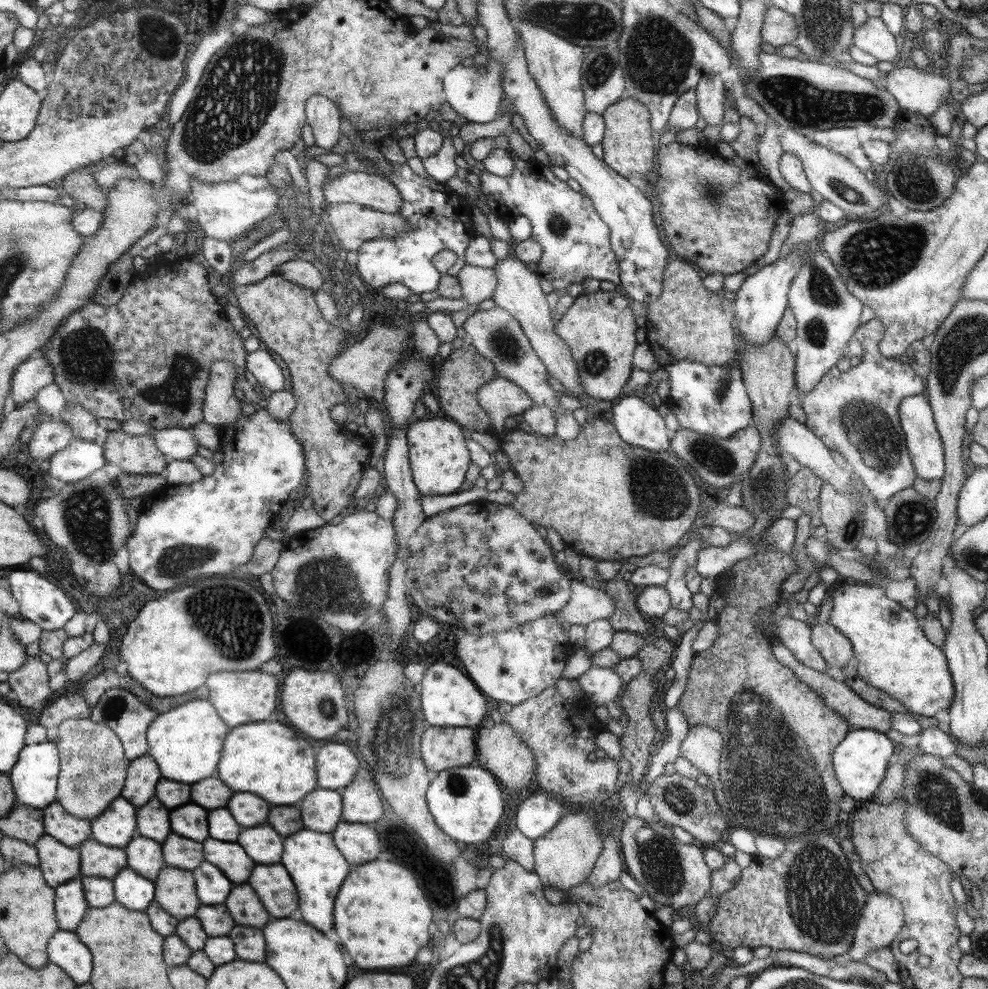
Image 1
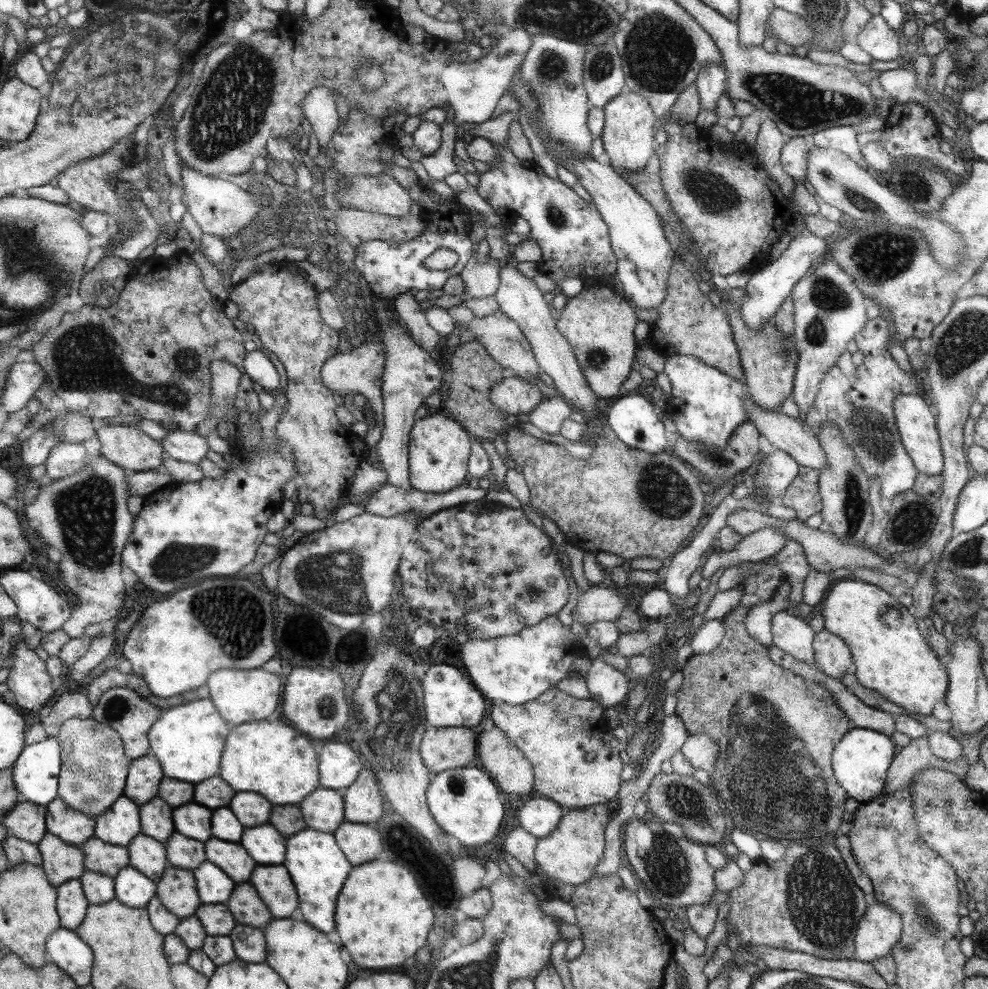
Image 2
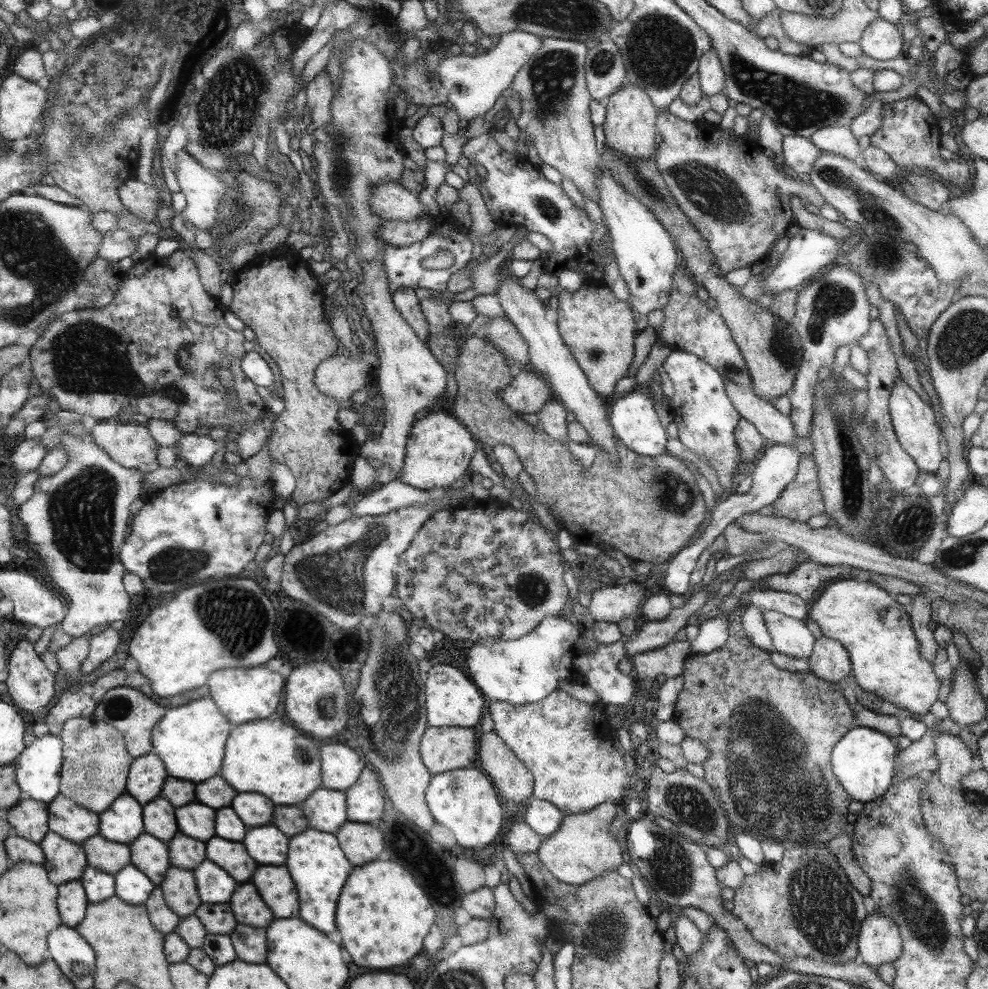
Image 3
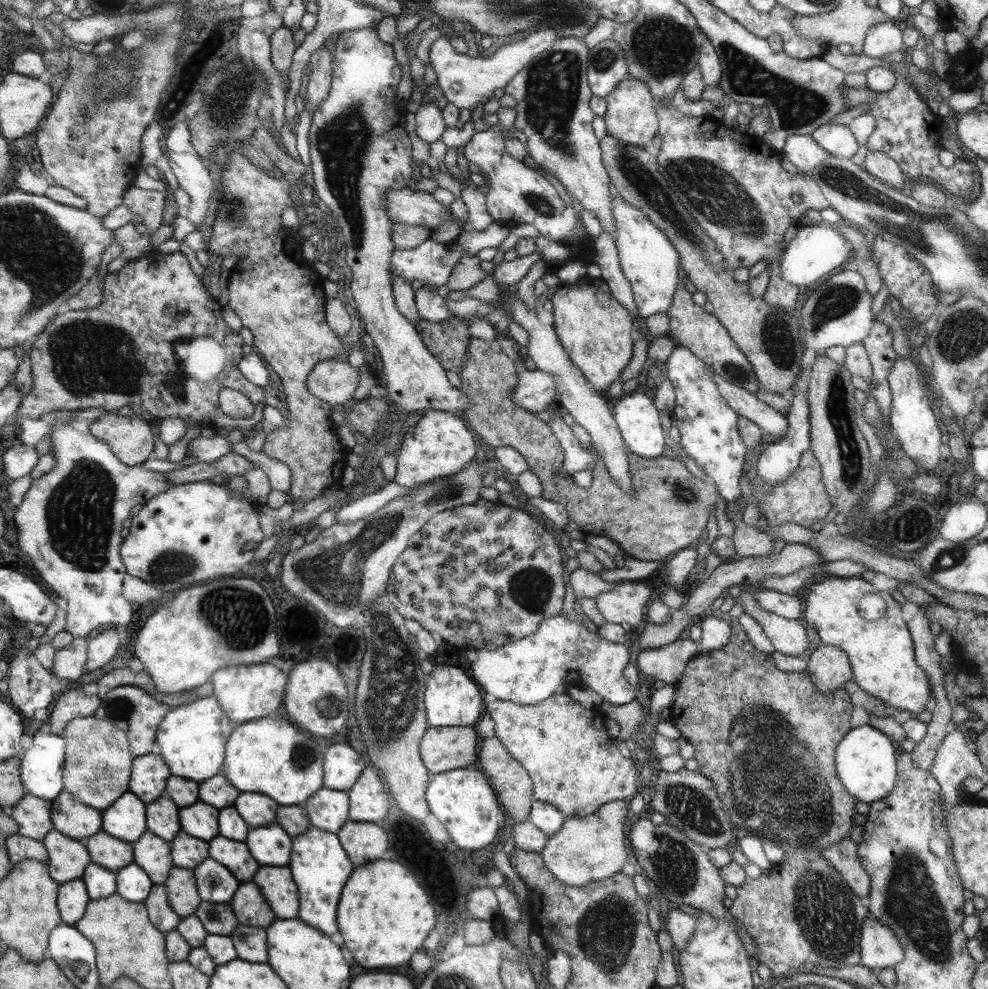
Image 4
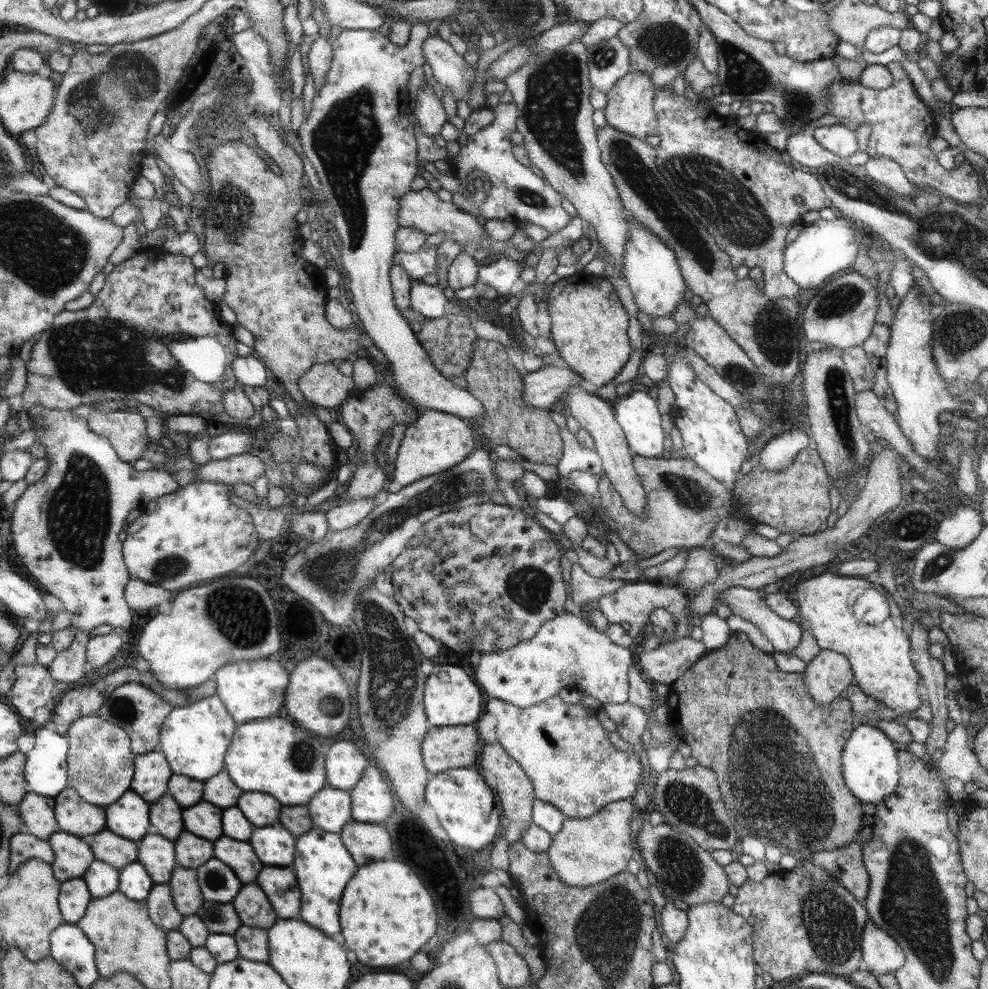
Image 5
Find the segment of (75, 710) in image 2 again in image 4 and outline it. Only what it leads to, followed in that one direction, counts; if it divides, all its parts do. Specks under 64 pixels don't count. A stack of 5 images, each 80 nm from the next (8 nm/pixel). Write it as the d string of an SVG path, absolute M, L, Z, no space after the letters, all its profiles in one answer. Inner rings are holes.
M82 688L65 692L49 714L51 732L62 735L69 723L77 717L94 716L101 706L99 695L89 694Z

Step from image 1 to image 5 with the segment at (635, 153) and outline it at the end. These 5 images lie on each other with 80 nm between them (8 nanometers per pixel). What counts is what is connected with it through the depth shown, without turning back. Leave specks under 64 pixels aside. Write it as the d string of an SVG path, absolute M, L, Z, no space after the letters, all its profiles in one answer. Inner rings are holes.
M629 70L622 76L606 93L606 105L602 108L606 124L638 139L651 134L651 130L657 124L656 114L653 114L653 94L655 94L653 83L652 78L644 72Z

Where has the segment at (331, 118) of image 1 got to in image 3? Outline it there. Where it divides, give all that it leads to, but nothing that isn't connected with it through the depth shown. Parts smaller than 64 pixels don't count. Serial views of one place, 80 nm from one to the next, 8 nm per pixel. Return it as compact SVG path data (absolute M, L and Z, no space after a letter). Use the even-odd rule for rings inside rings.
M321 69L306 85L306 105L311 108L311 118L315 127L324 127L329 120L329 102L334 96L334 89L329 75Z

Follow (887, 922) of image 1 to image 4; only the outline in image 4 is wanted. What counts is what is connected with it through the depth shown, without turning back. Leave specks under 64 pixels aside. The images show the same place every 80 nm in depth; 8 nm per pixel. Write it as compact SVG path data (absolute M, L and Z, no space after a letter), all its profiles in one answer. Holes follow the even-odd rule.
M869 916L861 929L861 965L880 971L904 959L904 947L895 933L877 918Z

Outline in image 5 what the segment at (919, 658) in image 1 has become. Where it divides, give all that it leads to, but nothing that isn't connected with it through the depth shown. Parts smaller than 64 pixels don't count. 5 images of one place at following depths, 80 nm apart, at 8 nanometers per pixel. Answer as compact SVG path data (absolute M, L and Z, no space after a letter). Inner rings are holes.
M829 573L815 576L794 588L793 603L797 607L797 623L813 636L820 650L839 652L848 660L856 676L856 685L865 695L902 715L920 706L917 690L917 685L920 684L919 673L911 666L910 642L907 642L905 634L901 632L901 624L895 624L900 609L891 600L889 592L859 577ZM860 594L885 600L883 610L887 610L887 616L882 622L869 622L869 616L875 614L871 606L865 606L863 612L857 608L855 602Z

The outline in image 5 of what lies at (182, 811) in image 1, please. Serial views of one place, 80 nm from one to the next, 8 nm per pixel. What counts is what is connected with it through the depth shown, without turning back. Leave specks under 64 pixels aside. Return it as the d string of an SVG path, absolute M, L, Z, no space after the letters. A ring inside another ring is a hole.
M202 800L191 808L183 810L181 814L183 814L181 817L184 829L193 833L193 836L211 842L221 836L221 810L217 806L211 806Z

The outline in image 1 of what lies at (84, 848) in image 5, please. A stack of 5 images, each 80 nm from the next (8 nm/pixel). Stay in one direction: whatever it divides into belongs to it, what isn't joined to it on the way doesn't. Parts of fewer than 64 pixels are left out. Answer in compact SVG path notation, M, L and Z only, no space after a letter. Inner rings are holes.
M49 834L44 835L34 847L40 853L39 867L53 888L82 878L82 854L79 848L61 844Z

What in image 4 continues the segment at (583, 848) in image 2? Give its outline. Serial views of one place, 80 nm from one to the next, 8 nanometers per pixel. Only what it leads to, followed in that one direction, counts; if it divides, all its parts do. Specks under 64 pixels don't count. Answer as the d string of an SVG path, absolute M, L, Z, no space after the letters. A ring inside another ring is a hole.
M623 800L603 804L598 811L586 817L565 817L557 833L549 836L539 852L549 872L566 885L582 887L608 879L621 870L627 858L623 822L627 802Z

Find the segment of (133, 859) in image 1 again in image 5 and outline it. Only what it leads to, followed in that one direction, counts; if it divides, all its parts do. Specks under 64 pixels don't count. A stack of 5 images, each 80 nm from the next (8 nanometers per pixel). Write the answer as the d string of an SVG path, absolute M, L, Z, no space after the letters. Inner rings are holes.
M150 831L137 845L139 864L144 865L155 885L167 884L177 867L173 843Z

